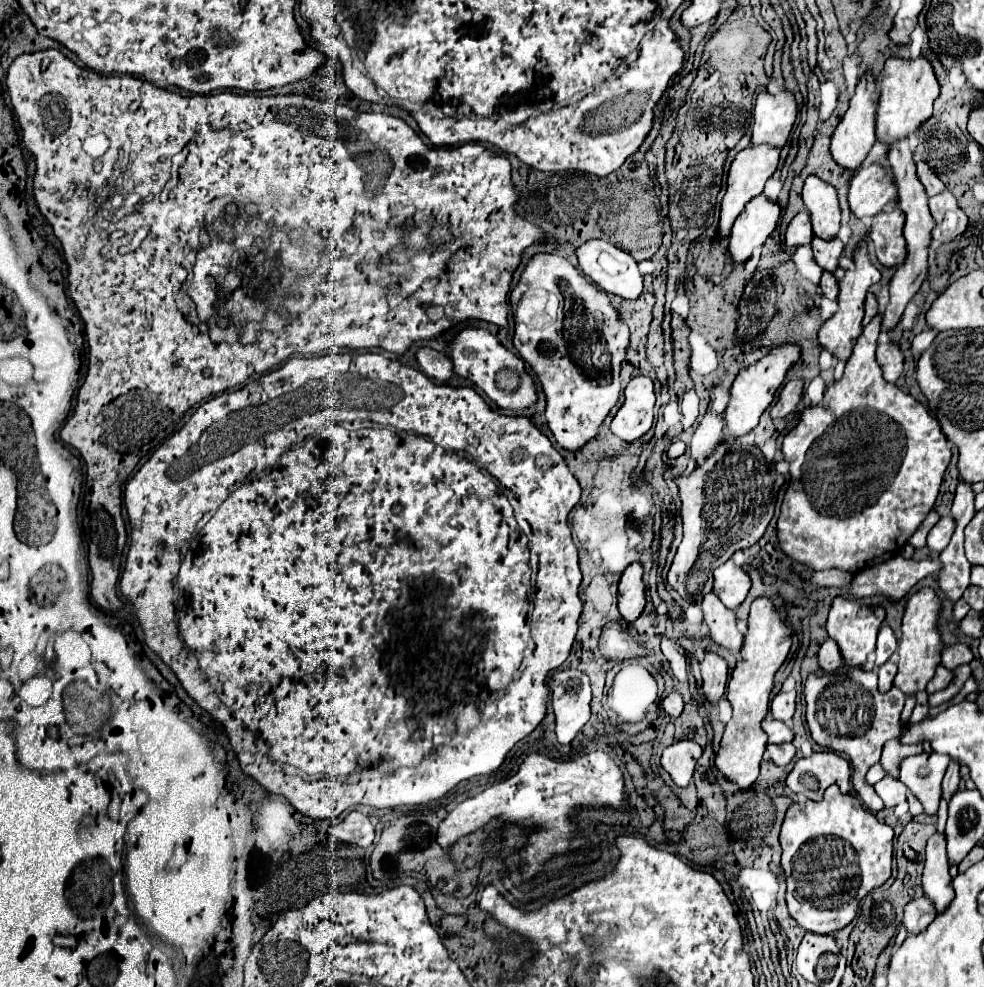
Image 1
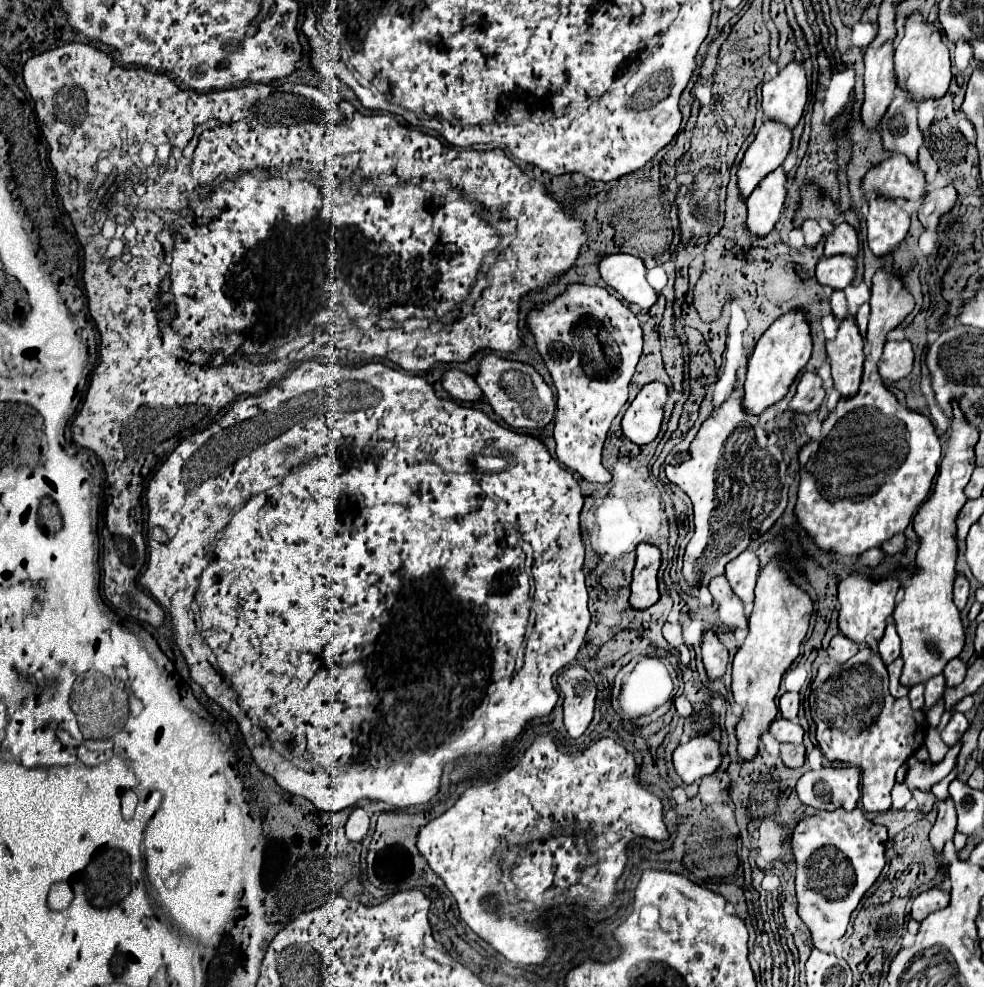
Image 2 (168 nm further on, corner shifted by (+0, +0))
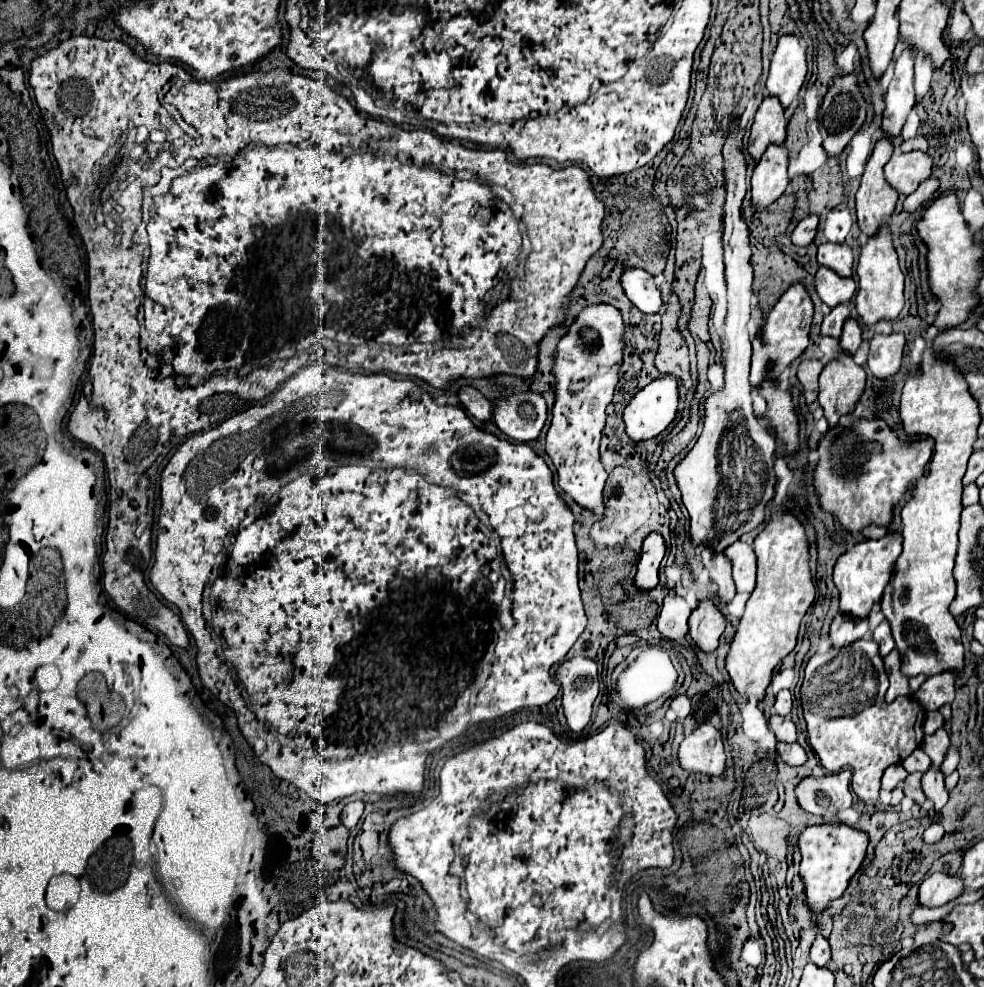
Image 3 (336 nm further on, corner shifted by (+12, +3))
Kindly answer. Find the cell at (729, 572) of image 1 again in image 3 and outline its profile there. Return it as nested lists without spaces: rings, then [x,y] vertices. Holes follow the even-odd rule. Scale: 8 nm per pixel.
[[[744,542],[730,544],[724,552],[732,560],[732,576],[738,592],[752,592],[756,588],[756,554]]]

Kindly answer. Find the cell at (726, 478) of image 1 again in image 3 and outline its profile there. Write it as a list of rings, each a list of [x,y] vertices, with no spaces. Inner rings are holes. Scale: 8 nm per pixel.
[[[732,122],[730,134],[722,148],[724,154],[724,264],[728,284],[728,314],[724,324],[724,346],[726,346],[726,386],[706,398],[706,420],[704,430],[688,452],[688,456],[676,466],[674,476],[682,492],[682,502],[690,514],[690,536],[694,544],[702,544],[702,564],[710,570],[710,578],[718,584],[718,596],[732,600],[736,586],[732,580],[732,564],[724,552],[728,544],[736,542],[744,532],[750,532],[764,522],[766,504],[774,496],[774,436],[760,426],[752,414],[752,386],[748,382],[752,342],[746,330],[752,312],[752,264],[750,264],[750,228],[742,218],[742,200],[746,196],[746,154],[738,140],[740,124]]]

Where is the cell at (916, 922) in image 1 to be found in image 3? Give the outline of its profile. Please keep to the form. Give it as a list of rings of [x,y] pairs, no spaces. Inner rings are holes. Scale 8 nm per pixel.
[[[932,874],[920,884],[918,902],[926,908],[944,906],[964,892],[964,882],[956,874]]]

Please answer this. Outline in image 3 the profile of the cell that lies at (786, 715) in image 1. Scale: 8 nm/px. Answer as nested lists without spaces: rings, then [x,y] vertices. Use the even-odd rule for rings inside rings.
[[[790,690],[778,692],[776,704],[774,704],[774,712],[780,714],[780,716],[788,716],[790,710],[792,710],[792,696],[790,696]]]

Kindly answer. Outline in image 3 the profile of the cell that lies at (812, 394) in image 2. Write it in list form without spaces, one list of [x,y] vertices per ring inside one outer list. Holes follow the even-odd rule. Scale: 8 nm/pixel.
[[[802,360],[800,366],[798,366],[798,380],[802,382],[804,386],[804,396],[806,396],[806,402],[812,404],[816,398],[818,398],[818,376],[824,368],[824,362],[822,360]]]

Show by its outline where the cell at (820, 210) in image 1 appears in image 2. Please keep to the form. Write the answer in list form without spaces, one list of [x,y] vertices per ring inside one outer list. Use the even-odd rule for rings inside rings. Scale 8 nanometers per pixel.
[[[848,223],[834,225],[832,233],[826,235],[824,255],[830,257],[830,255],[836,255],[836,253],[844,253],[844,255],[850,255],[850,257],[858,255],[858,235],[856,235],[854,227],[848,225]]]

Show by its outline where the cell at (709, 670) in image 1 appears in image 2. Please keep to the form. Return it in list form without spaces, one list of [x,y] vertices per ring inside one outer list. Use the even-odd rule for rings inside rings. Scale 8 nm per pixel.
[[[706,631],[702,637],[702,661],[710,681],[724,677],[728,669],[728,649],[718,641],[714,631]]]

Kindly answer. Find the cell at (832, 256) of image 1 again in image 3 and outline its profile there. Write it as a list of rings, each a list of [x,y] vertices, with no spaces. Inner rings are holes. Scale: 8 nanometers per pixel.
[[[820,266],[816,274],[816,290],[826,306],[836,308],[840,304],[850,304],[856,284],[854,280],[842,280],[840,276],[834,276],[834,272],[828,272],[828,268]]]

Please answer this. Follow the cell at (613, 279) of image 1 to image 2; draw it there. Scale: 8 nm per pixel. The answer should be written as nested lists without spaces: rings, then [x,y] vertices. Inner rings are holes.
[[[618,253],[604,255],[598,261],[598,271],[602,281],[618,291],[628,303],[642,309],[650,309],[656,303],[656,291],[646,281],[646,267],[640,257]]]

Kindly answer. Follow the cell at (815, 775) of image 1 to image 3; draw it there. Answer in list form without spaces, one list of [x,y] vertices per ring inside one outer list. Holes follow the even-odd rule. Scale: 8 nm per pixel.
[[[842,770],[822,778],[804,778],[796,788],[796,796],[806,812],[820,818],[836,816],[838,812],[852,806],[850,772]]]

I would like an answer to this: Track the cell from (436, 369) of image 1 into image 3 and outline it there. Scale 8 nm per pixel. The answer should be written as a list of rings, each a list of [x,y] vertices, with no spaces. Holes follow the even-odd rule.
[[[464,386],[460,392],[458,392],[458,398],[460,402],[466,406],[466,410],[480,422],[490,422],[494,418],[492,414],[492,404],[476,390],[476,388],[470,388],[470,386]]]

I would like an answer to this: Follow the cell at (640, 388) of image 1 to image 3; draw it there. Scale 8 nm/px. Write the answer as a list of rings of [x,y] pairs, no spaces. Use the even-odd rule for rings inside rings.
[[[664,376],[642,388],[626,406],[624,422],[632,440],[660,436],[678,418],[678,380]]]

